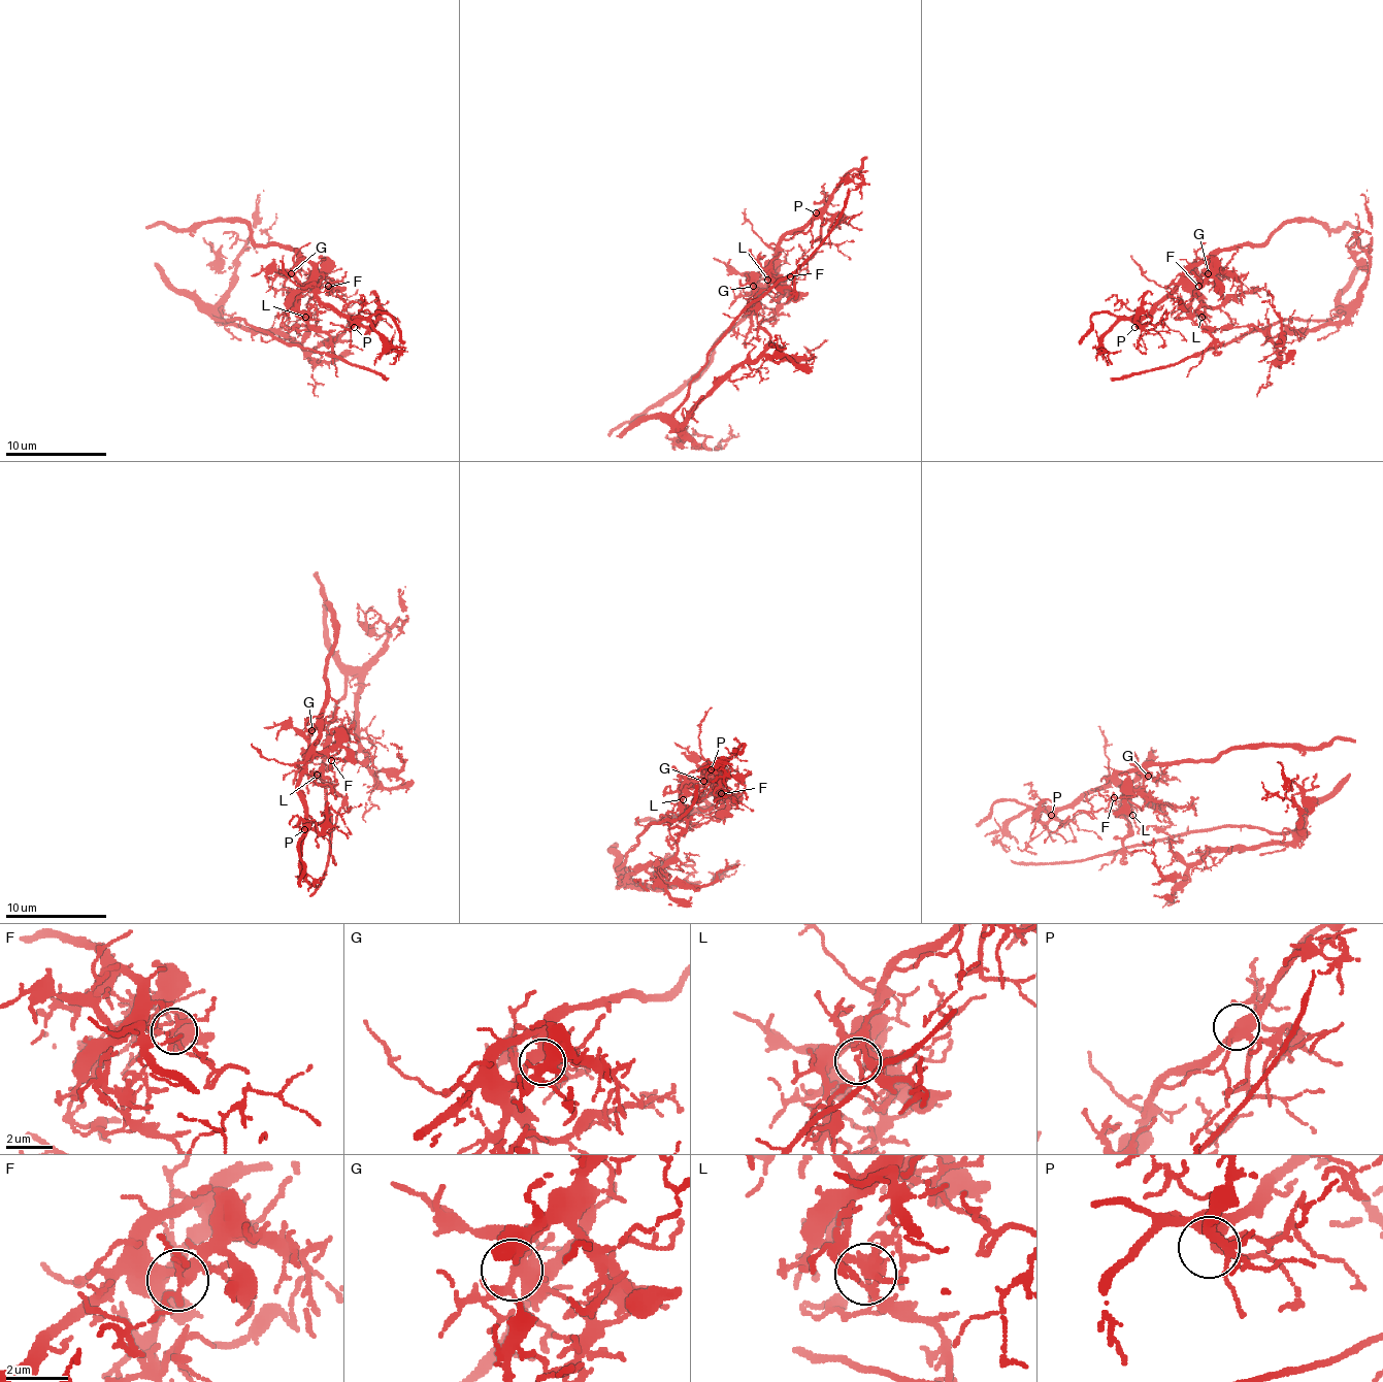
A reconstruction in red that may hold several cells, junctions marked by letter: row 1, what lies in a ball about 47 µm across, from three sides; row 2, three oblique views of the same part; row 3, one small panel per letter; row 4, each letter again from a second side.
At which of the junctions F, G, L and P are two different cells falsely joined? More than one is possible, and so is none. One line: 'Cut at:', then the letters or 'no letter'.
Cut at: L

